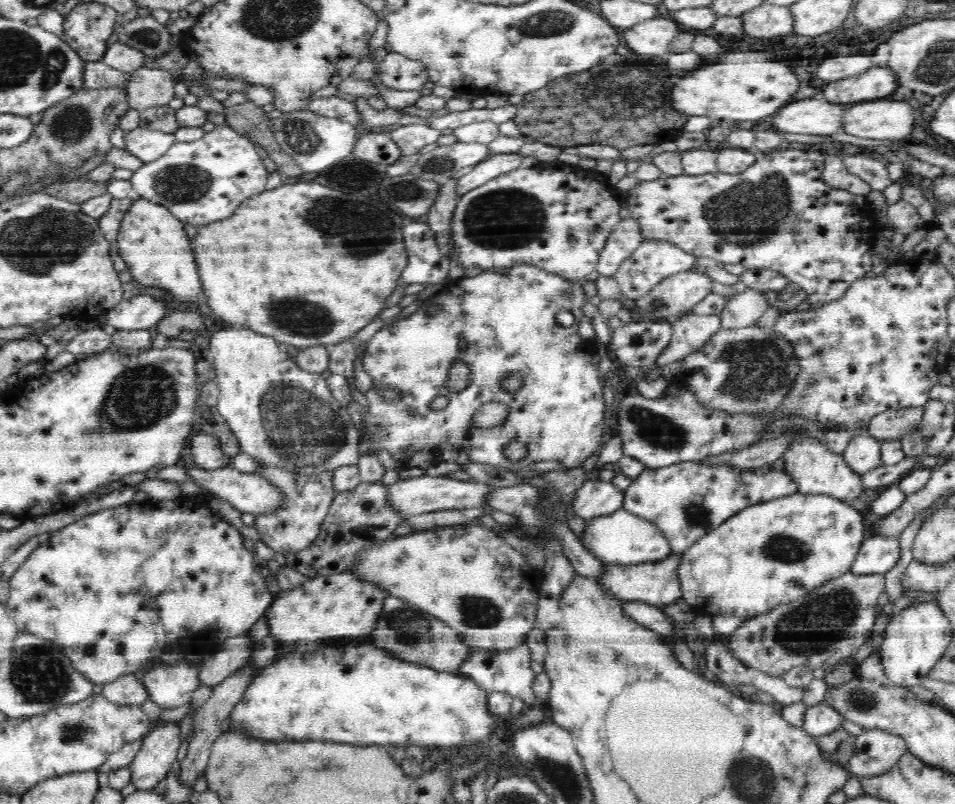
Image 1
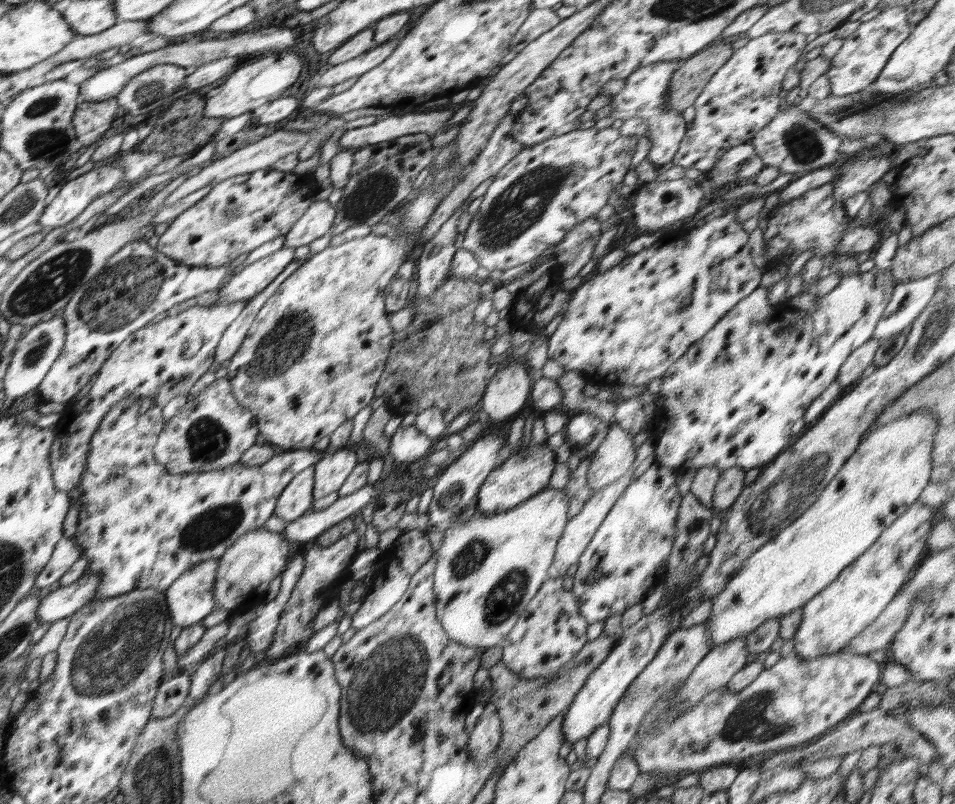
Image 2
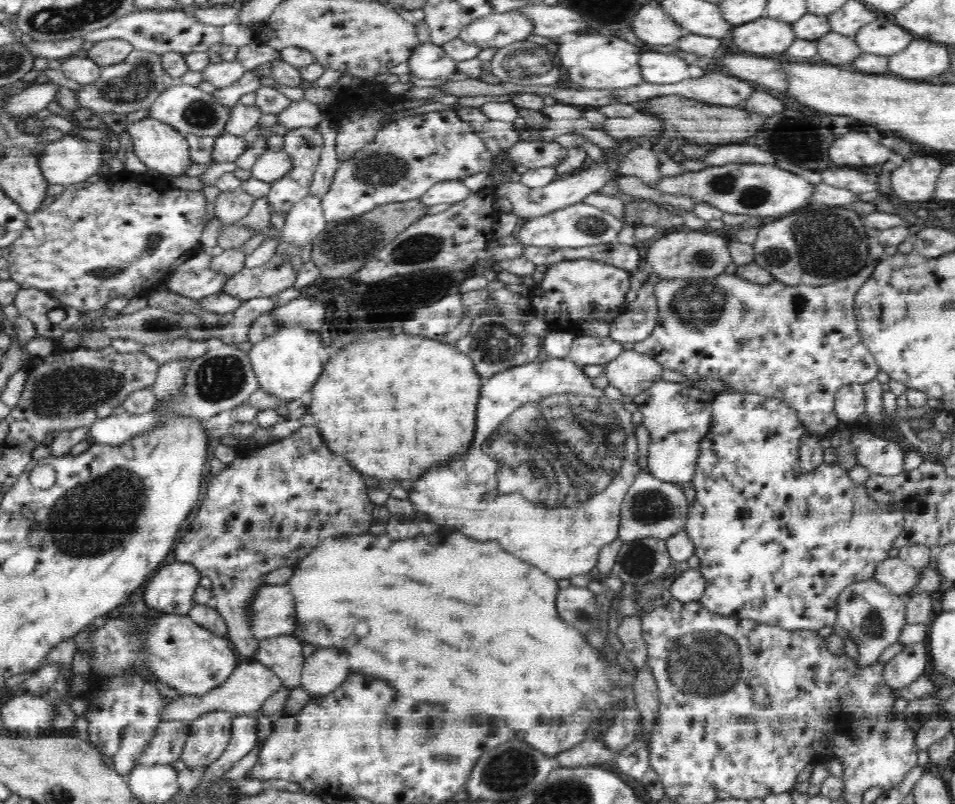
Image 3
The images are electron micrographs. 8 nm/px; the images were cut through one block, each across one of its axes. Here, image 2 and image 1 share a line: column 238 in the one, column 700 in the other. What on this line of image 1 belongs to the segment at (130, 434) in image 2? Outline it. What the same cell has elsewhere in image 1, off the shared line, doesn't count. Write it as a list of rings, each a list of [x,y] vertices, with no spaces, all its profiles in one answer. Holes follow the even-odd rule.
[[[701,462],[676,463],[669,467],[646,469],[627,490],[623,507],[631,514],[654,523],[670,541],[672,553],[681,555],[701,536],[716,528],[743,508],[794,494],[798,485],[781,470],[736,470],[732,466],[712,466]]]

